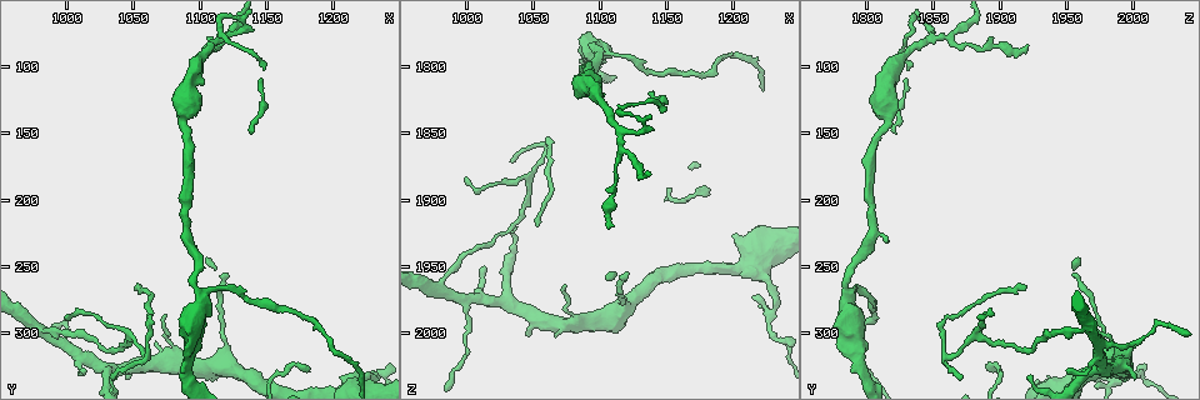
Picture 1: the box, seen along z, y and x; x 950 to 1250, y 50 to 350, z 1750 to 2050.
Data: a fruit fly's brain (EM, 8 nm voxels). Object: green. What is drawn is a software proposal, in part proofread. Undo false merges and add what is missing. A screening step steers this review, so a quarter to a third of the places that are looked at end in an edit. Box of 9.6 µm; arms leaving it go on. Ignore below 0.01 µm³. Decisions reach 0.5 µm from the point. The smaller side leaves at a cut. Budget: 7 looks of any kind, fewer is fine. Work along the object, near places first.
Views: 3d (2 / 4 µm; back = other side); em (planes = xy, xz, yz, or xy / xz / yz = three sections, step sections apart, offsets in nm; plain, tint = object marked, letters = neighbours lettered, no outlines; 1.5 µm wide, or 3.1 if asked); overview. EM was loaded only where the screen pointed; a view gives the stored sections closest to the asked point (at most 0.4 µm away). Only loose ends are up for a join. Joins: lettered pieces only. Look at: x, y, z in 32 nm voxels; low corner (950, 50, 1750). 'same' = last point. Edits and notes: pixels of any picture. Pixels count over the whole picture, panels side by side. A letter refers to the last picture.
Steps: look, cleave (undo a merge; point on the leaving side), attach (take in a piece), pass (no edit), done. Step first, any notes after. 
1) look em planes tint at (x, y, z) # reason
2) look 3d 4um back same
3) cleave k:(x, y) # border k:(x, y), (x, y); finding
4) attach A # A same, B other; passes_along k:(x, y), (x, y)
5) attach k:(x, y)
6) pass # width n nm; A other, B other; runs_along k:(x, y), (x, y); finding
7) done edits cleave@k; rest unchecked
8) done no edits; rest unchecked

look em xy step 4 tint at (1116, 78, 1848) # four or more arms meet

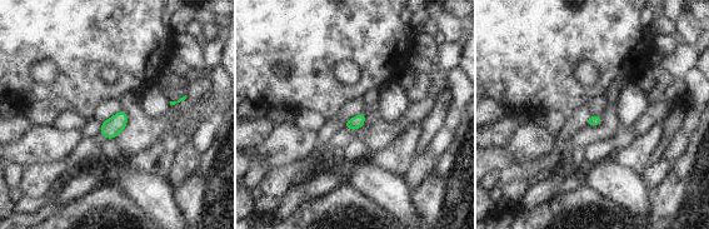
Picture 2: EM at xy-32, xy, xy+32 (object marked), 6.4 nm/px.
look em planes tint same # cut it another way

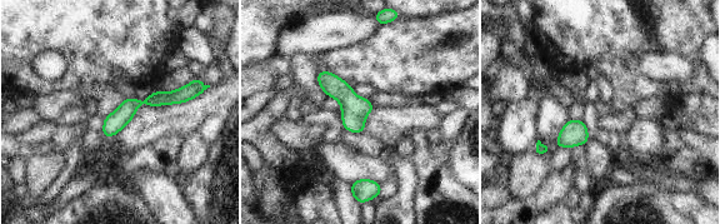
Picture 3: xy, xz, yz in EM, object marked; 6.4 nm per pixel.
look em planes letters same # what lies round it

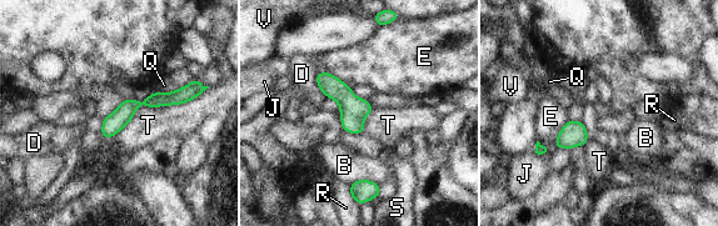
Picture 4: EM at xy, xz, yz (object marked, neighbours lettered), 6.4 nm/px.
pass # B other, D other, E other, J other, Q other, R other, S other, T other, V other; runs_along 4:(193, 94), (133, 104), (104, 131); continuous, no second neuron

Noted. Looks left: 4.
look em planes plain at (1102, 270, 1786) # two arms in line, one across

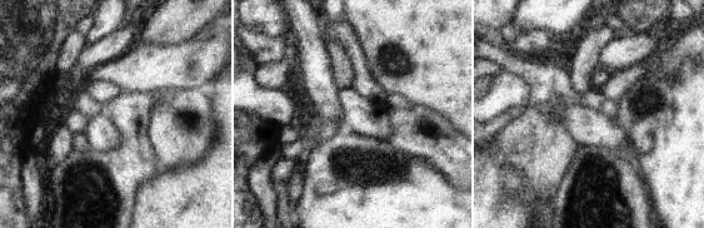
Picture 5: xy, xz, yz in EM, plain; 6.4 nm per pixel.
look em planes letters same # what lies round it

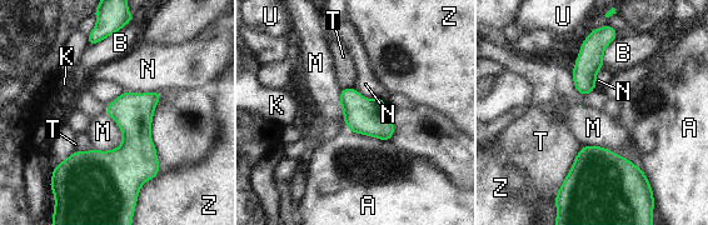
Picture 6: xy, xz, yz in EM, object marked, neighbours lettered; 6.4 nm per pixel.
pass # A other, B other, K other, M other, N other, T other, U other, Z other; continuous, no second neuron

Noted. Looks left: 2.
look em yz step 8 tint at (1124, 256, 1956) # free end

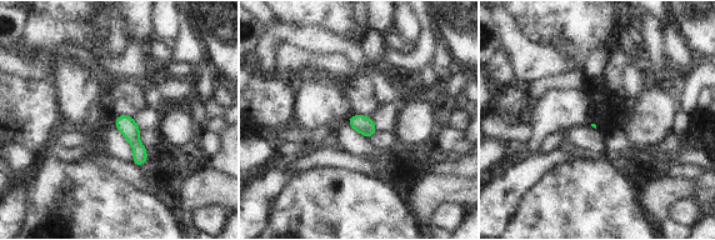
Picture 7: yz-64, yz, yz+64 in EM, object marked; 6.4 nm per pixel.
look em xy step 8 letters same

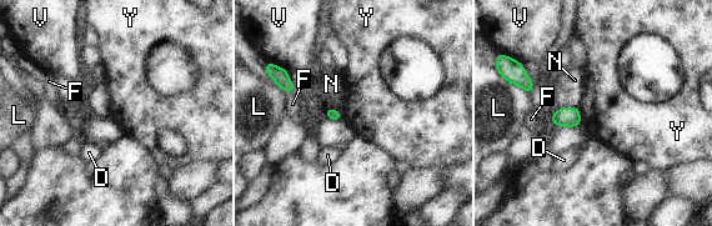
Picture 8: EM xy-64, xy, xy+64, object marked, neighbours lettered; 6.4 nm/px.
pass # width 70 nm; D other, F other, L other, N other, V other, Y other; border 8:(577, 108), (581, 115), (581, 124); no lettered piece goes on from it

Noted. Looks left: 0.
done no edits; rest unchecked

